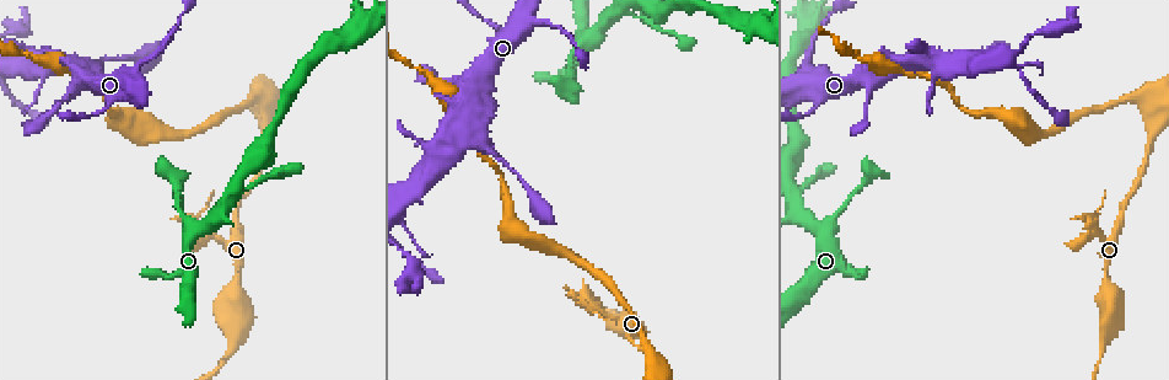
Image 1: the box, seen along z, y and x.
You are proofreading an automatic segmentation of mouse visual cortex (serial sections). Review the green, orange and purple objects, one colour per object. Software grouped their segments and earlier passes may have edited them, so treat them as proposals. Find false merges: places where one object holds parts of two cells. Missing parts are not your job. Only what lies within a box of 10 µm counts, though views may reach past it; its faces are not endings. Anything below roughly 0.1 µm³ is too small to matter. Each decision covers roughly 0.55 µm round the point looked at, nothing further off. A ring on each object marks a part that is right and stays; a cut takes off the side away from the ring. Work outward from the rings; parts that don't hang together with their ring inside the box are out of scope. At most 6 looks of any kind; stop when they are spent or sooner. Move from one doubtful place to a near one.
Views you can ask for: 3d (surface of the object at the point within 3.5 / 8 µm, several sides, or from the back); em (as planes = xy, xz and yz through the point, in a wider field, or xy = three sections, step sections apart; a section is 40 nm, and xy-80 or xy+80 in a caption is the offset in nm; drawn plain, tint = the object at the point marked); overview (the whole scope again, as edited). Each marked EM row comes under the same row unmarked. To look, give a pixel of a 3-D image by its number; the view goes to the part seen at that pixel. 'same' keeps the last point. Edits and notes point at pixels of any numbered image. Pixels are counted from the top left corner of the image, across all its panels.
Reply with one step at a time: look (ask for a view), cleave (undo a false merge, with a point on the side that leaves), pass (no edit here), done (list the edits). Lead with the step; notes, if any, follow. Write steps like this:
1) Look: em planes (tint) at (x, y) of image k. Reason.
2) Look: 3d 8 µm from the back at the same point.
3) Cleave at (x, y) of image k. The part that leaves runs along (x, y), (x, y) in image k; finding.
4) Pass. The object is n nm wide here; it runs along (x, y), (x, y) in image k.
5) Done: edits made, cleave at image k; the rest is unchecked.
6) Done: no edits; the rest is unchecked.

Look: 3d 3.5 µm at (807, 115) of image 1. Thick turns thin.

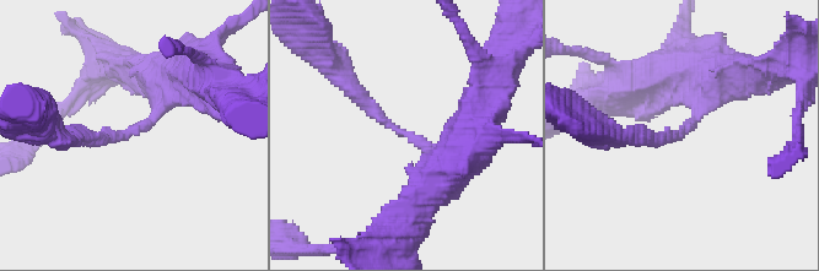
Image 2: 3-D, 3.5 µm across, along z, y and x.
Look: em xy step 3 (tint) at (119, 137) of image 2. The arms are 200, 300 nm wide.

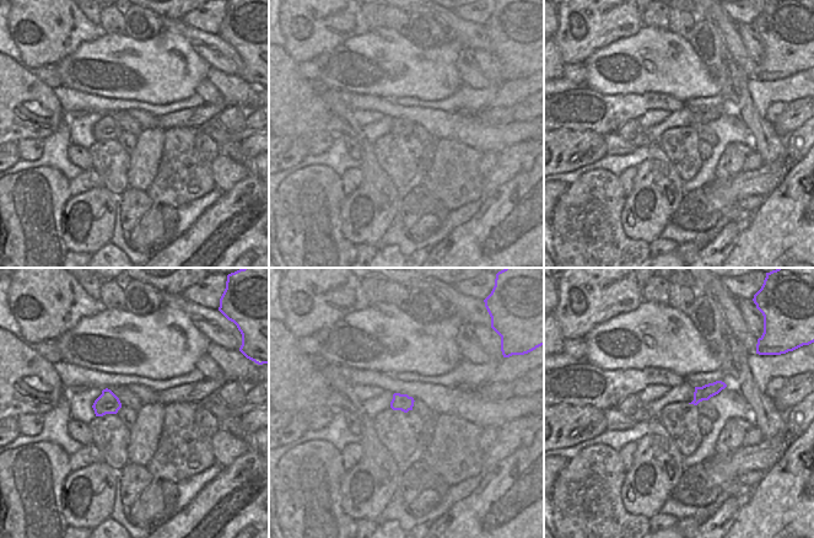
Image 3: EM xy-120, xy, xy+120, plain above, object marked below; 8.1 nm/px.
Pass. It runs along (438, 167), (435, 148), (333, 80) in image 2; one cell here.

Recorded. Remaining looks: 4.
Look: 3d 3.5 µm from the back at (540, 23) of image 1. Sudden change in width.

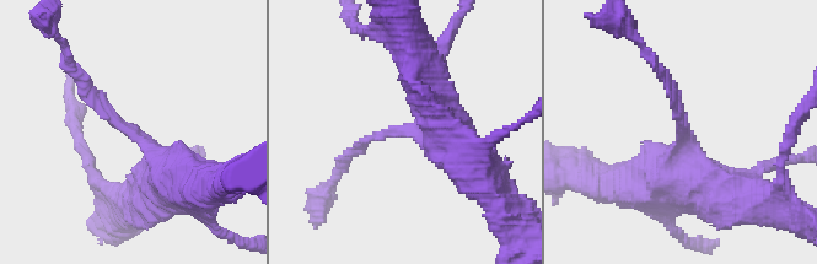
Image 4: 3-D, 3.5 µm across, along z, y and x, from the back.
Pass. It runs along (183, 182), (101, 111), (78, 73) in image 4; one cell here.

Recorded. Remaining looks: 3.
Look: 3d 3.5 µm at (816, 18) of image 1. Sharp bend.

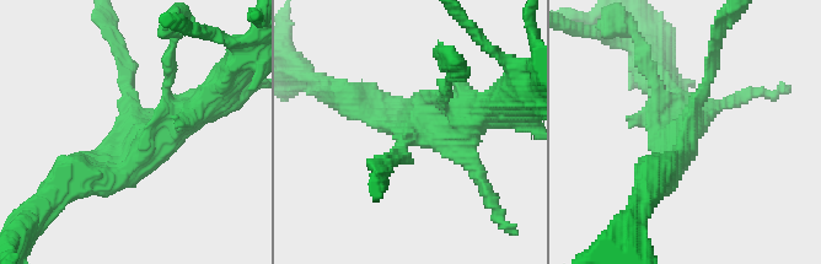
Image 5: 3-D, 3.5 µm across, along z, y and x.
Look: em xy step 1 (tint) at (415, 132) of image 5.

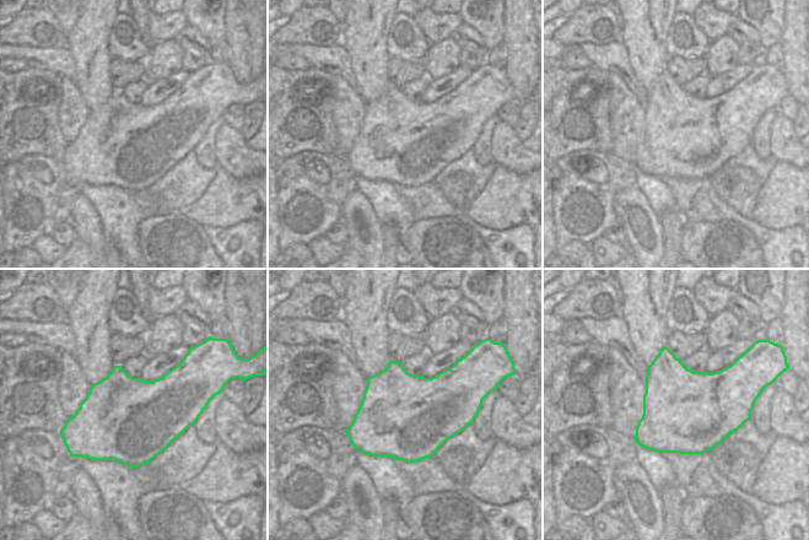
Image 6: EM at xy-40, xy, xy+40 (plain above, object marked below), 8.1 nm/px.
Pass. The object is 700 nm wide here; it runs along (661, 179), (702, 81) in image 5; all the same cell.

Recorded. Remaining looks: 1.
Done: no edits; the rest is unchecked.

